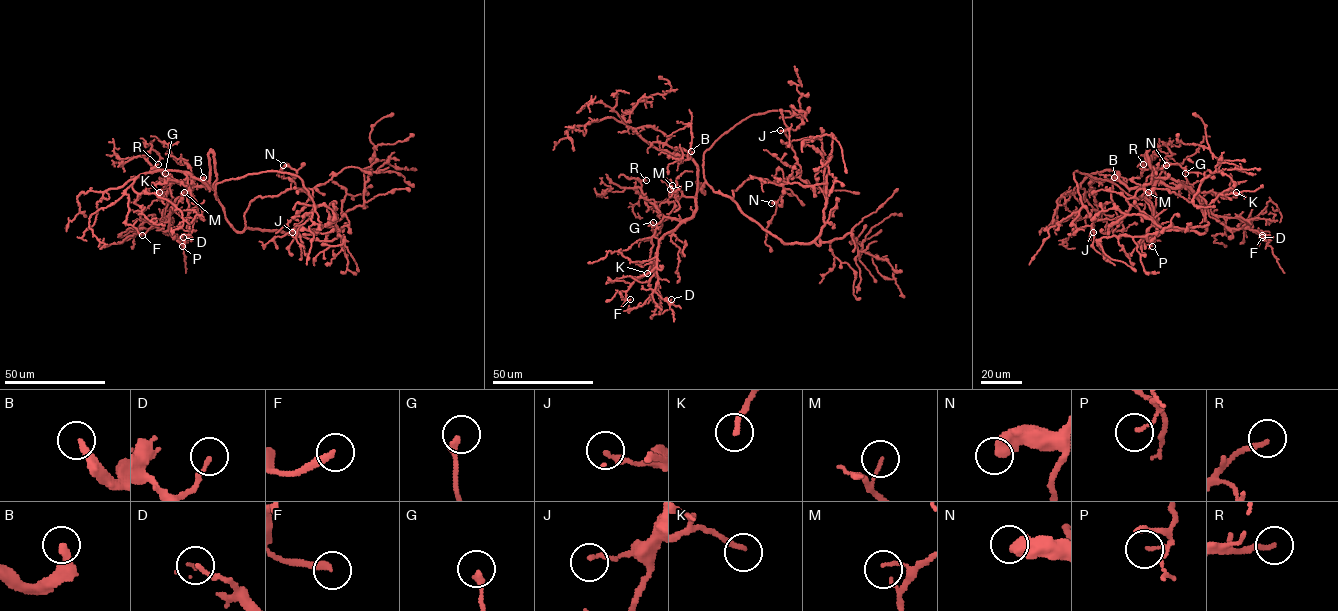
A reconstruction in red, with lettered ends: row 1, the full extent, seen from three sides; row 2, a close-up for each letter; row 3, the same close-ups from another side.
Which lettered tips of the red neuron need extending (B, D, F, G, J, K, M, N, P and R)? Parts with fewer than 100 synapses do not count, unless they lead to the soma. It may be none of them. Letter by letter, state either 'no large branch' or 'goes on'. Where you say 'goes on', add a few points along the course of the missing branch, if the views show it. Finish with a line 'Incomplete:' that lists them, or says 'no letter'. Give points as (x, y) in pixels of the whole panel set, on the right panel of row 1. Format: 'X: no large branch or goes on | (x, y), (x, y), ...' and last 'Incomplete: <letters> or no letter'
B: goes on | (1114, 177), (1112, 174), (1103, 179), (1098, 172), (1080, 165), (1064, 163)
D: no large branch
F: no large branch
G: no large branch
J: no large branch
K: no large branch
M: no large branch
N: no large branch
P: no large branch
R: no large branch
Incomplete: B

